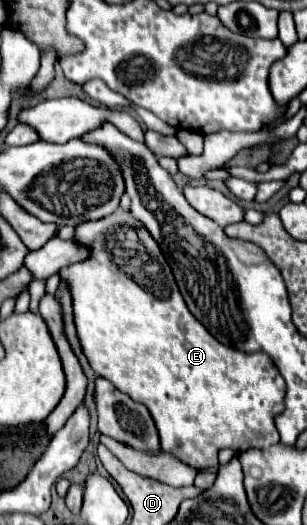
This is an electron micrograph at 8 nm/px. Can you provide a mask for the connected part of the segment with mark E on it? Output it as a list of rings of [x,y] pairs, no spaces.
[[[122,211],[122,213],[112,213],[104,219],[98,219],[98,221],[84,221],[80,225],[76,225],[74,229],[74,241],[78,245],[84,245],[90,255],[88,259],[80,261],[80,263],[74,263],[70,267],[64,267],[60,271],[60,279],[68,285],[70,289],[70,295],[72,295],[72,309],[74,309],[74,325],[76,325],[76,333],[78,333],[78,341],[80,341],[80,347],[90,363],[90,367],[104,379],[112,381],[120,391],[124,391],[126,395],[130,395],[134,401],[142,403],[148,407],[148,411],[152,413],[152,419],[158,427],[158,433],[160,433],[160,443],[162,443],[162,449],[166,453],[172,453],[174,457],[182,459],[184,463],[190,463],[194,469],[210,469],[210,467],[216,467],[218,465],[218,451],[224,449],[224,447],[230,447],[234,451],[246,451],[250,447],[256,447],[256,449],[266,449],[270,445],[276,445],[280,441],[278,437],[278,431],[276,431],[276,425],[274,425],[274,419],[284,411],[284,397],[286,397],[286,383],[282,379],[282,375],[278,373],[278,369],[270,363],[270,357],[264,355],[264,353],[242,353],[238,349],[232,349],[232,347],[226,347],[222,343],[218,343],[194,317],[192,313],[188,311],[184,299],[182,299],[182,293],[178,291],[178,285],[174,281],[174,275],[172,275],[172,269],[160,249],[160,245],[154,241],[154,237],[148,233],[148,229],[132,217],[130,211]]]

